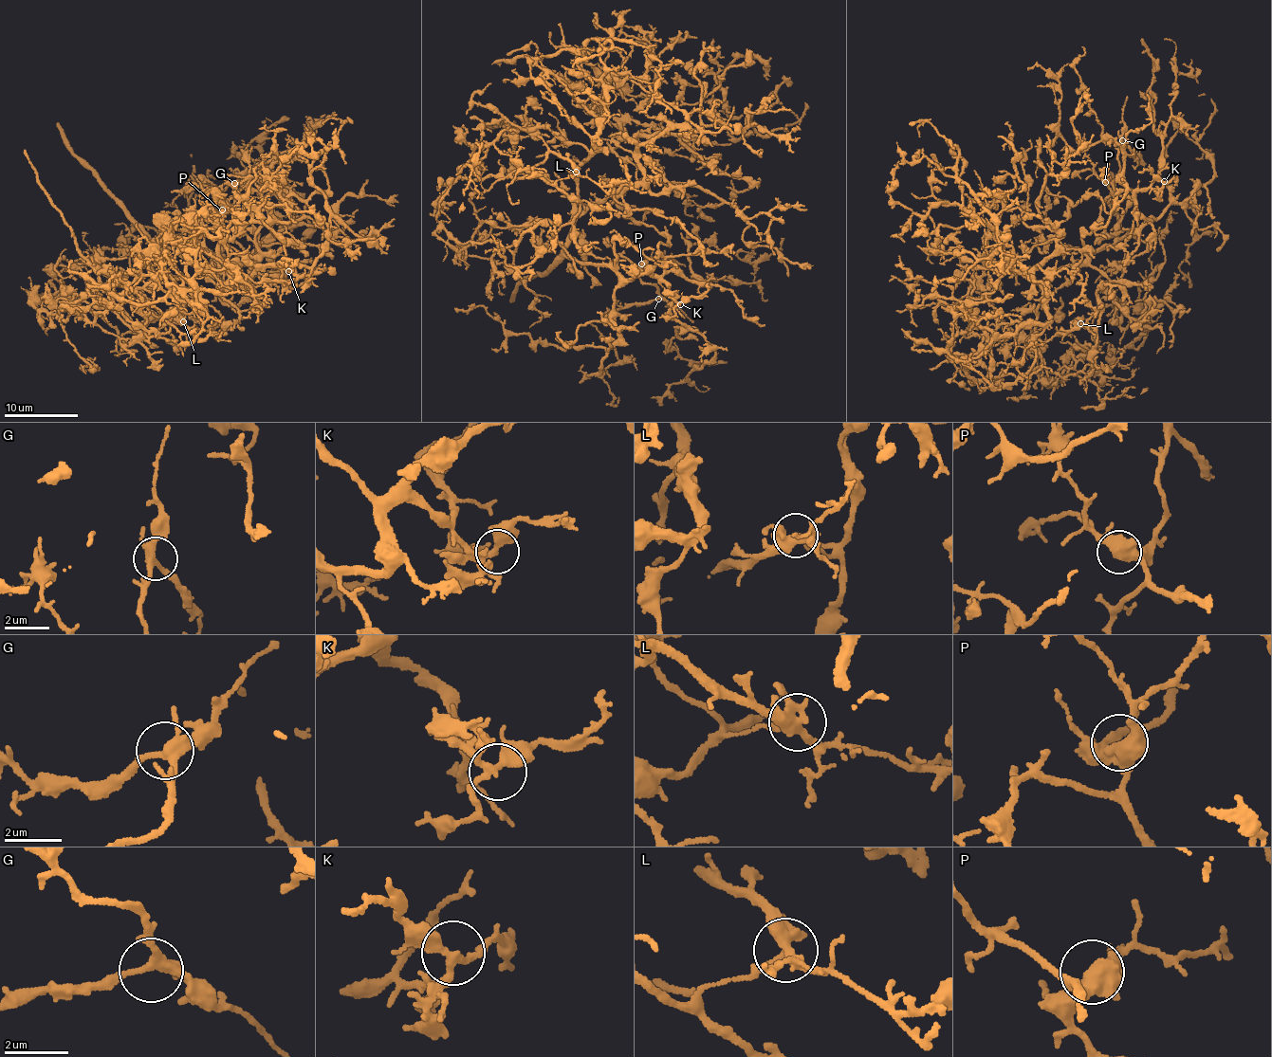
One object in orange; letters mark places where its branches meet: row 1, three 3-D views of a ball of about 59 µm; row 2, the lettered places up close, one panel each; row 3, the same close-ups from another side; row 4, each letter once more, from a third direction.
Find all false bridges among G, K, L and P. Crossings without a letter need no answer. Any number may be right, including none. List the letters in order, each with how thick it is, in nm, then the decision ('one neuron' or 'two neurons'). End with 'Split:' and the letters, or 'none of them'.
G: calibre 320 nm; one neuron
K: calibre 260 nm; one neuron
L: calibre 320 nm; two neurons
P: calibre 480 nm; one neuron
Split: L

